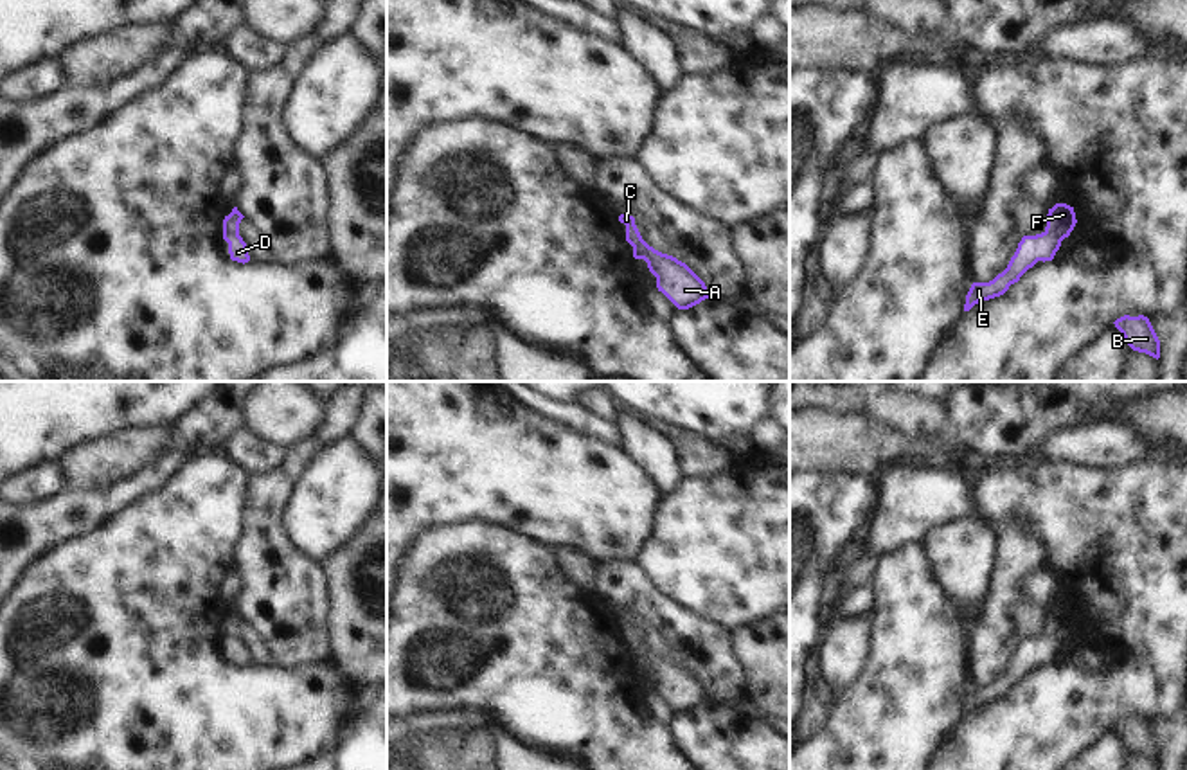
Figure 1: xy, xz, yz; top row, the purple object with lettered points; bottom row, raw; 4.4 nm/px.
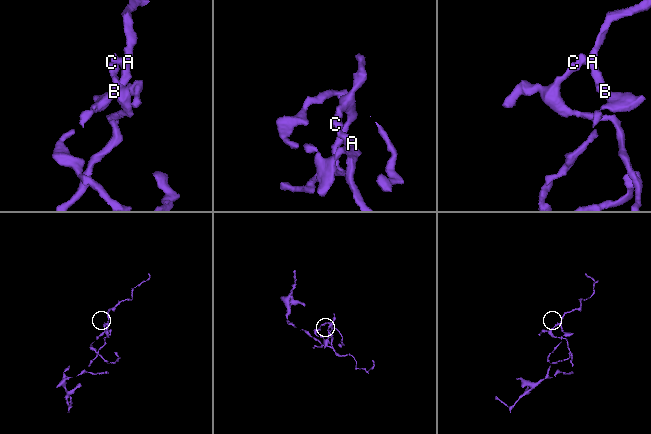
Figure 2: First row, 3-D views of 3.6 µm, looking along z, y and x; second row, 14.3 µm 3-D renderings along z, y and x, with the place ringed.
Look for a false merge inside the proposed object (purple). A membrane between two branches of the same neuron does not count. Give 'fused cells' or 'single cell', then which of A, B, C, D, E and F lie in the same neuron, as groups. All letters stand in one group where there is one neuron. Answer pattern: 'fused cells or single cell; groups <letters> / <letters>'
fused cells; groups A B F / C D E

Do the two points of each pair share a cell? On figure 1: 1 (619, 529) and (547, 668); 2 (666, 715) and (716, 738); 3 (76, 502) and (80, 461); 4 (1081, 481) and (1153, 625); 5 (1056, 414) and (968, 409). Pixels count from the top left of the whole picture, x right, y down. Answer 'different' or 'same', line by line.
1: different
2: different
3: different
4: same
5: same

